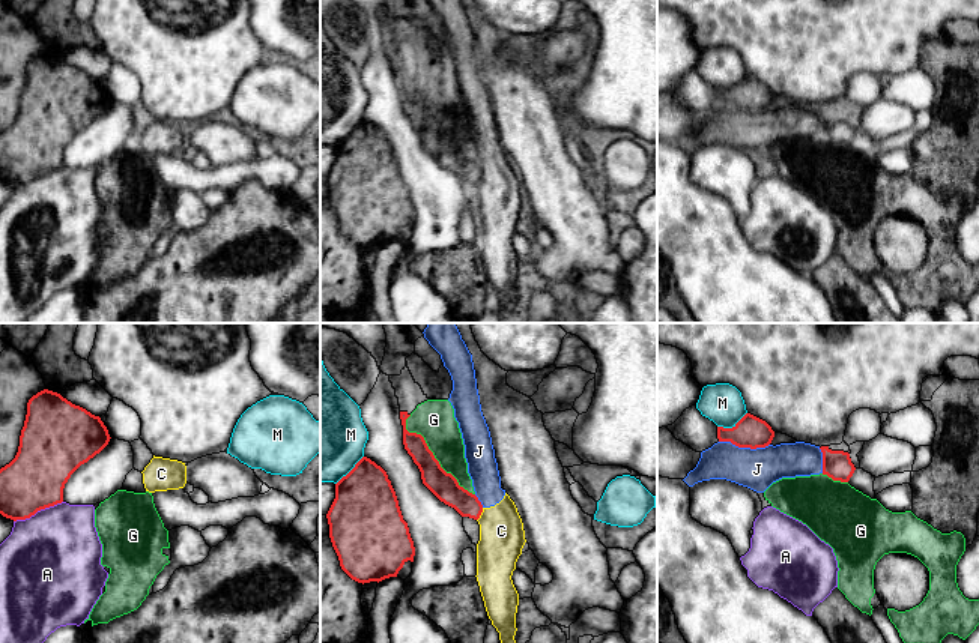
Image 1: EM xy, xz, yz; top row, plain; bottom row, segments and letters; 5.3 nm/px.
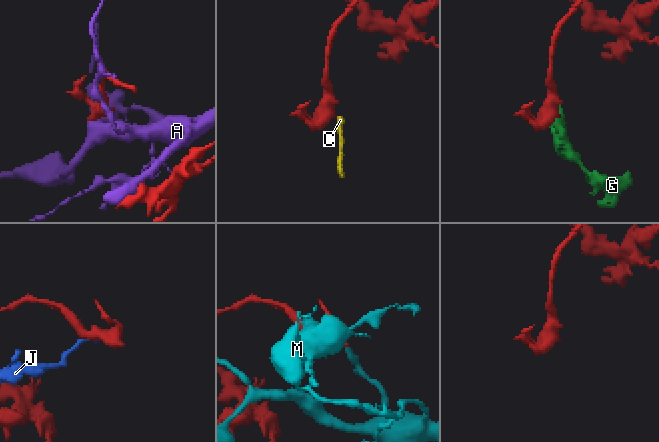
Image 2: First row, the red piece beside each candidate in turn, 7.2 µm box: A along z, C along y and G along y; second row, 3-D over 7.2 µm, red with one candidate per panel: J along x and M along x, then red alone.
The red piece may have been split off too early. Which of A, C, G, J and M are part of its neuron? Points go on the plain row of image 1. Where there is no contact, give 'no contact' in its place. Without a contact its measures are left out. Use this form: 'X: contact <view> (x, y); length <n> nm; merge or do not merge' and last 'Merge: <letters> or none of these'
A: contact xy (38, 173); length 280 nm; do not merge
C: contact xz (480, 178); length 80 nm; do not merge
G: contact xz (432, 117); length 550 nm; do not merge
J: contact yz (745, 110); length 280 nm; do not merge
M: contact yz (733, 90); length 180 nm; do not merge
Merge: none of these

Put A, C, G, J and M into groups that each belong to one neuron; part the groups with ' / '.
A / C J / G / M

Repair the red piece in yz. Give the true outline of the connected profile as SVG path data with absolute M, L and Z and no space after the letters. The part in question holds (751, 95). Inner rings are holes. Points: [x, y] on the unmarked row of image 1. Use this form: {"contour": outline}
{"contour": "M746 77L732 92L717 90L719 105L731 105L738 111L765 111L773 101L771 90L750 77Z"}

